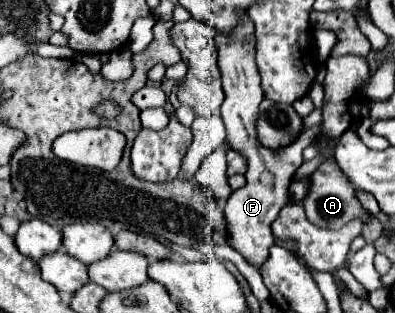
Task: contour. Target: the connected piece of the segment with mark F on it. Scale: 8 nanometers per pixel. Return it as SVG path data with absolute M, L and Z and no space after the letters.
M245 17L231 37L235 41L219 49L219 67L223 73L223 89L225 89L221 119L227 127L227 145L247 159L247 173L245 173L247 185L231 193L231 197L225 203L225 217L227 217L231 247L239 251L249 263L261 267L269 257L269 247L273 245L271 223L279 215L281 207L289 203L291 177L303 163L301 159L303 149L311 145L315 135L321 133L321 123L303 131L297 143L291 145L289 149L283 149L279 153L265 149L257 139L257 111L259 103L263 101L263 91L259 85L259 71L255 65L255 39L253 39L251 19Z

